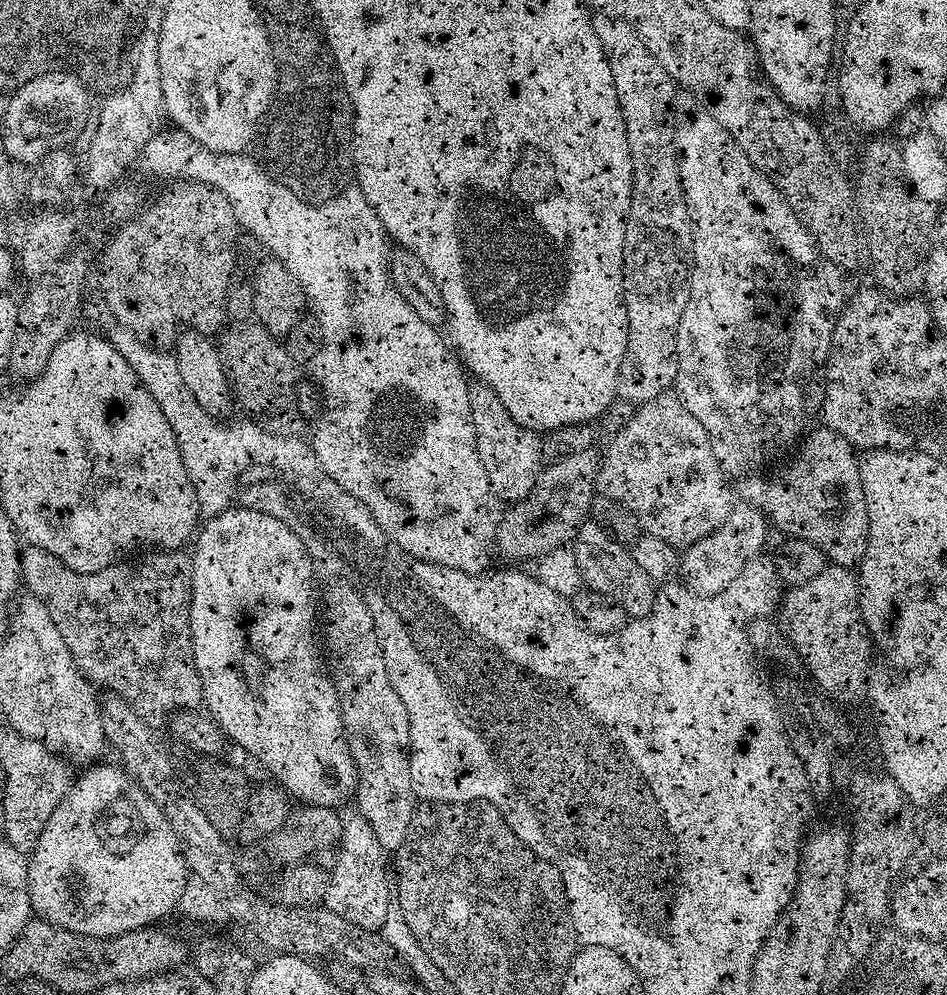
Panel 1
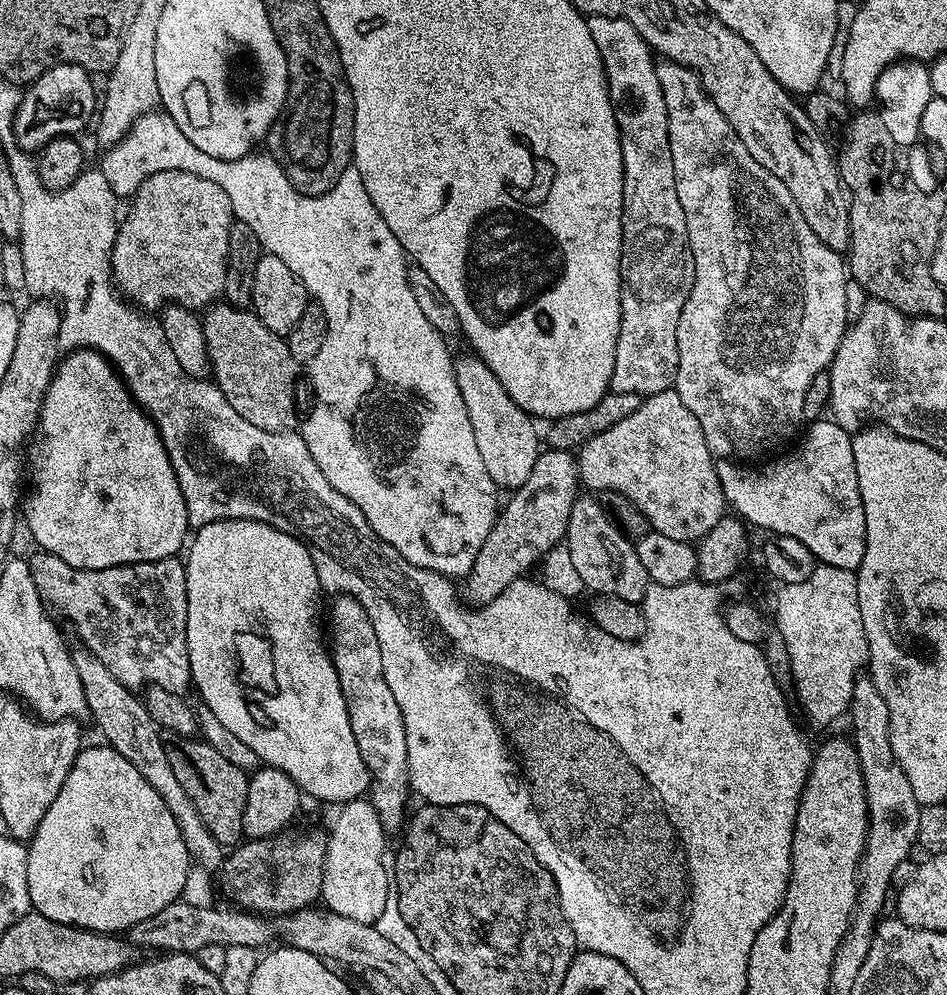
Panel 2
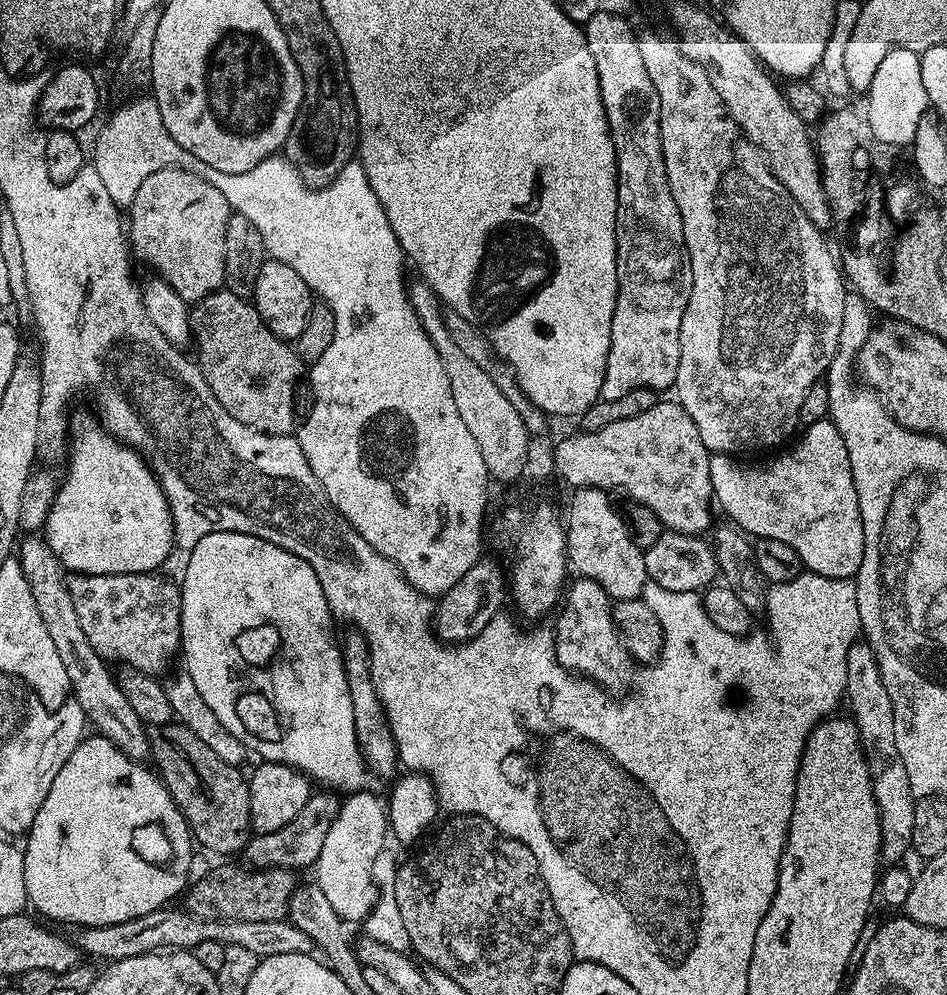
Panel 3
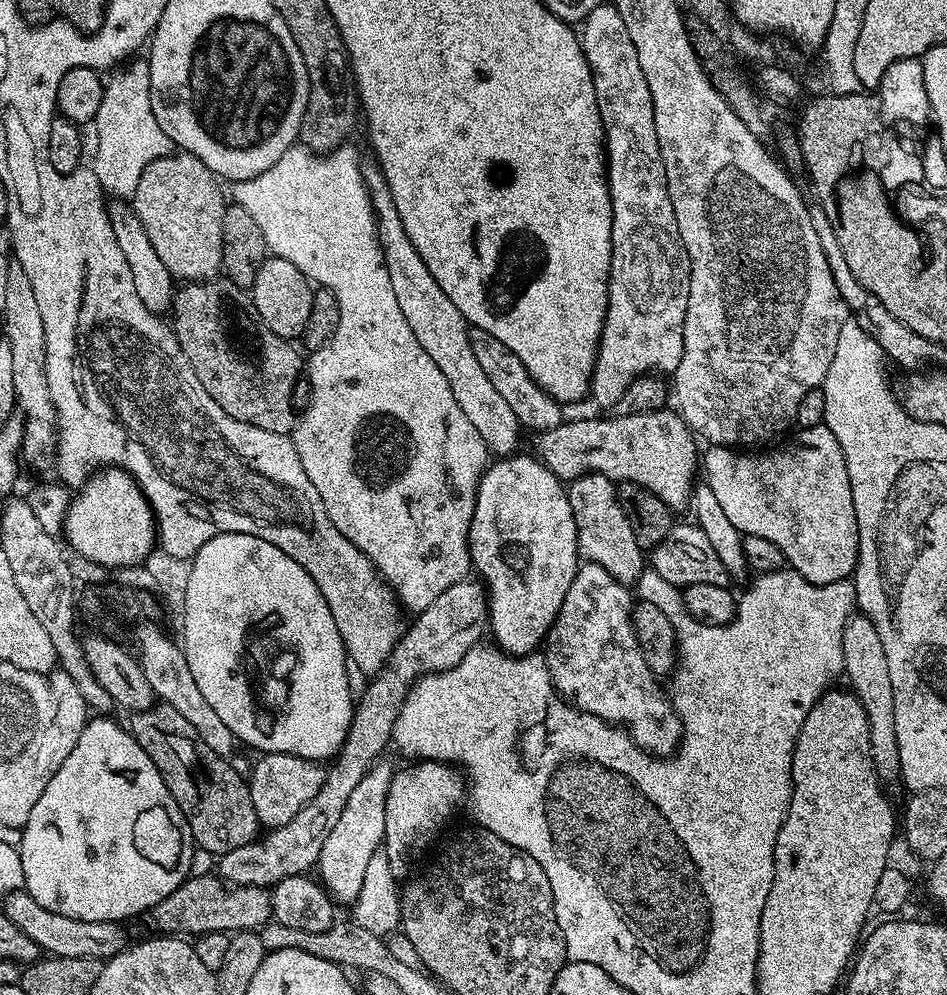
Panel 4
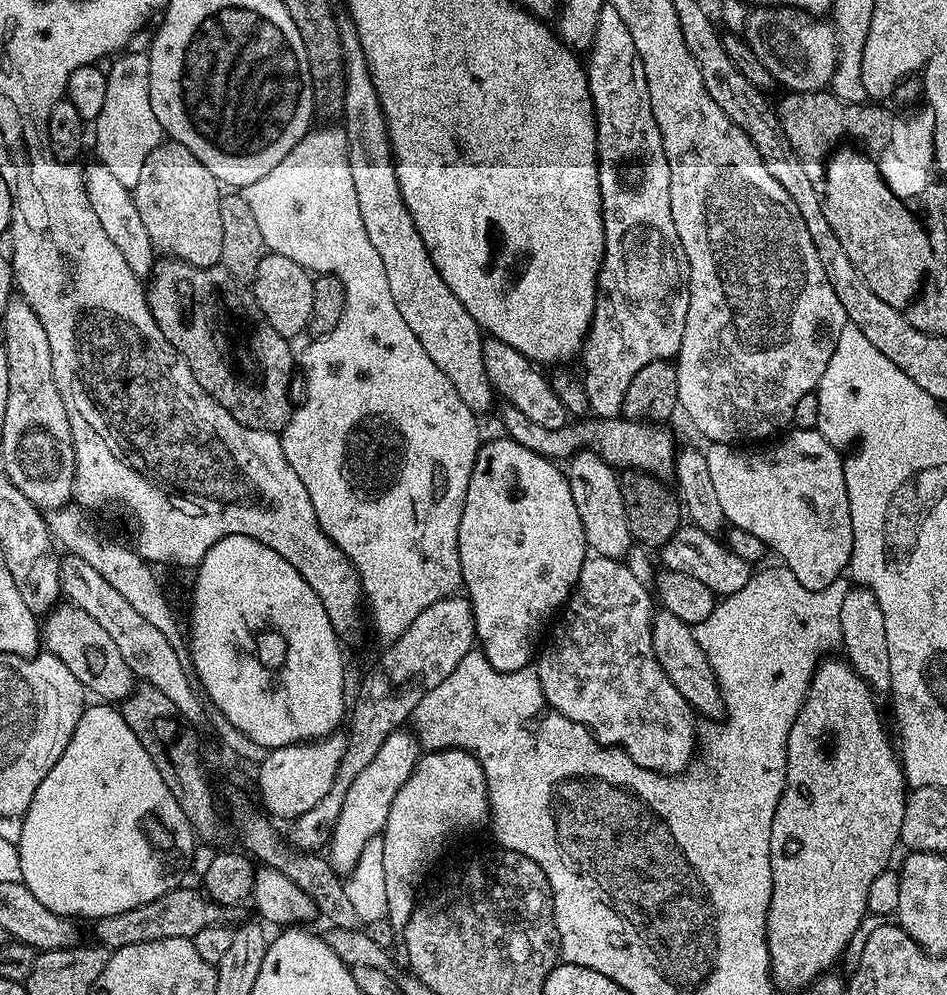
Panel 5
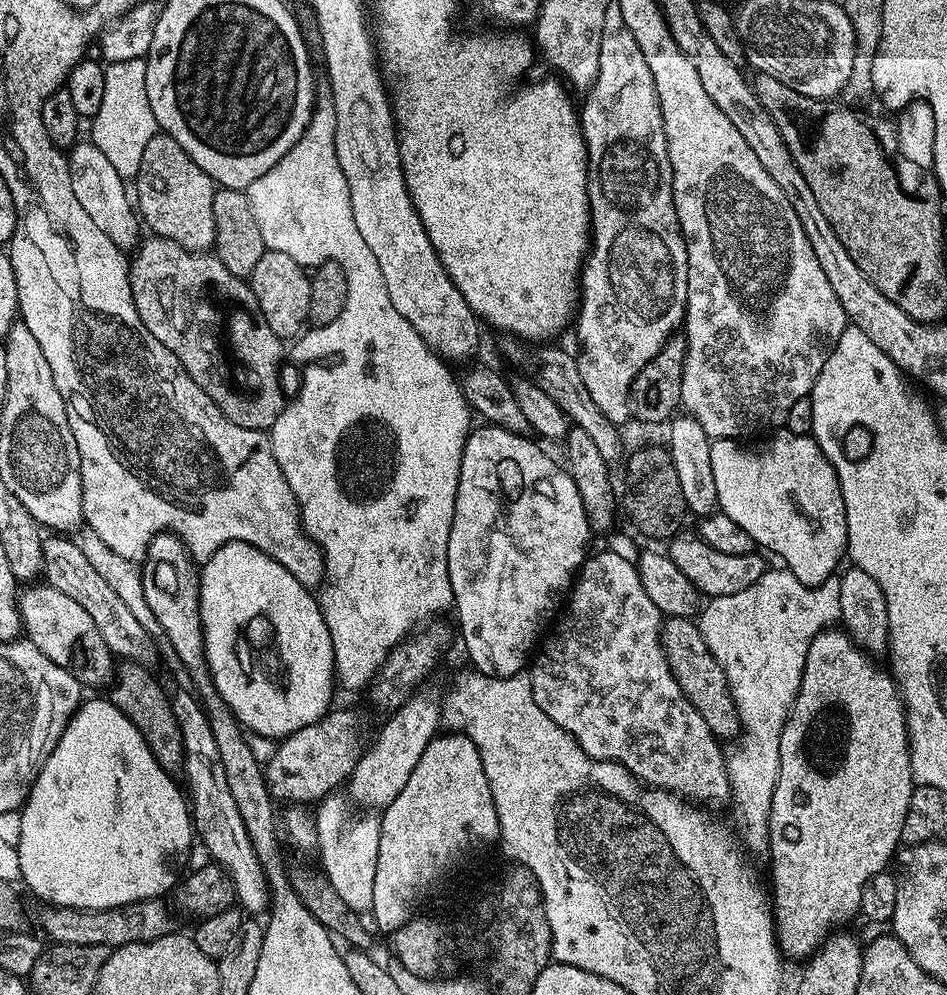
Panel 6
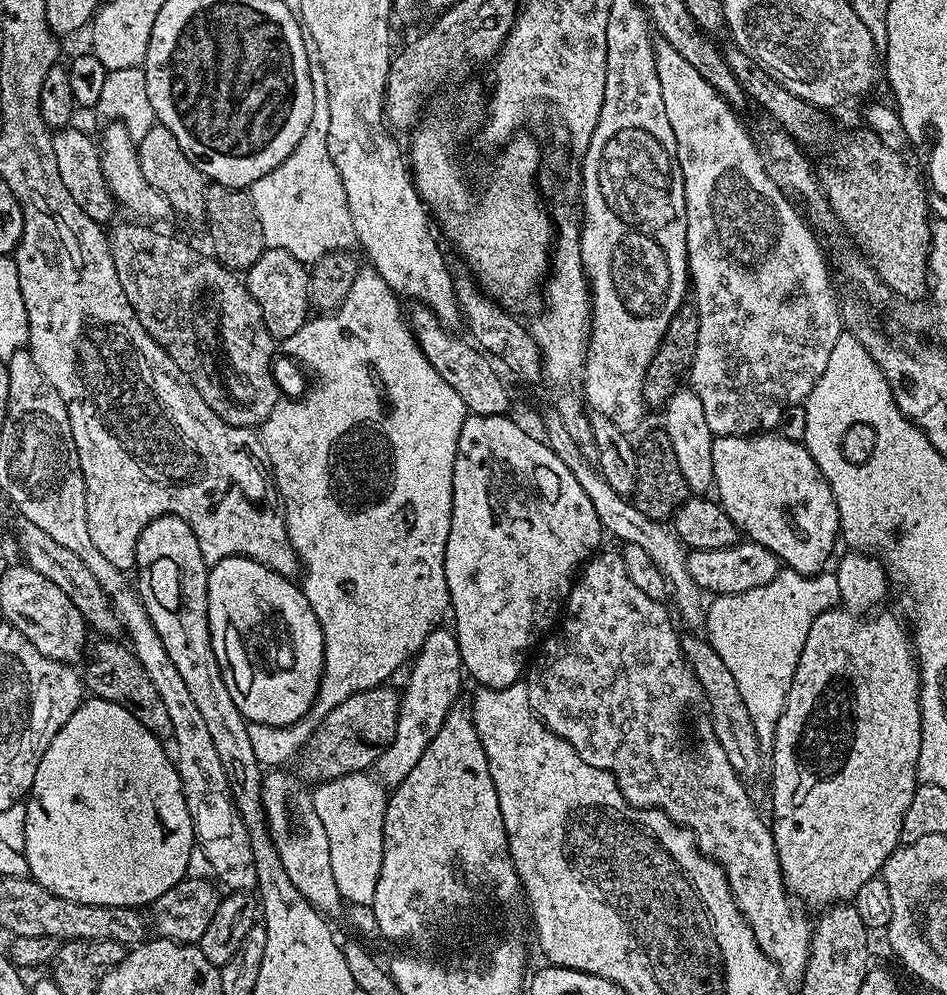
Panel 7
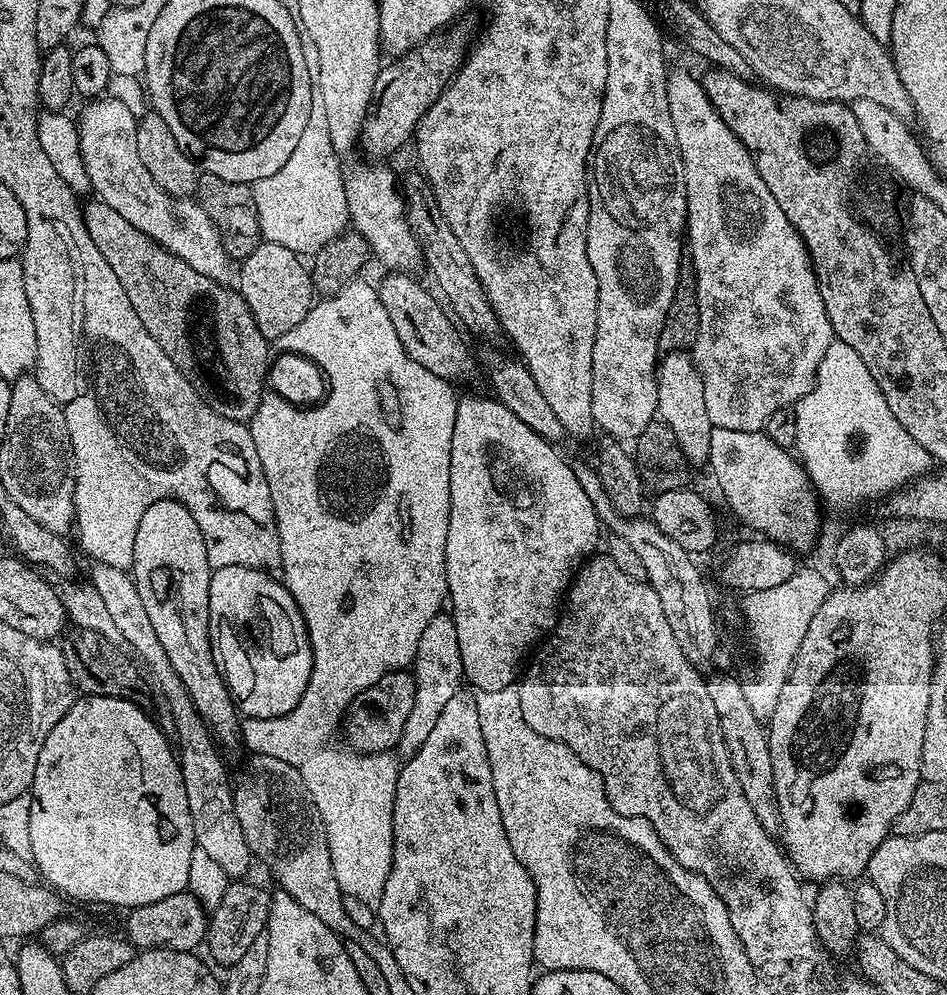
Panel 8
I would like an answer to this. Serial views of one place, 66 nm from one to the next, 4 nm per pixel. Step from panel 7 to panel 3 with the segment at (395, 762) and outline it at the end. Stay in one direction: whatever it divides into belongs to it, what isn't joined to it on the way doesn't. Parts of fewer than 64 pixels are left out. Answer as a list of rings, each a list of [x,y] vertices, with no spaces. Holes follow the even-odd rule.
[[[372,790],[353,792],[341,803],[338,818],[334,818],[334,826],[330,826],[330,834],[326,834],[326,842],[322,845],[322,854],[318,854],[314,865],[314,883],[326,894],[330,906],[338,910],[343,920],[349,922],[363,922],[376,905],[377,891],[374,882],[374,862],[380,852],[385,851],[384,835],[389,835],[388,813],[383,799],[380,800]]]

